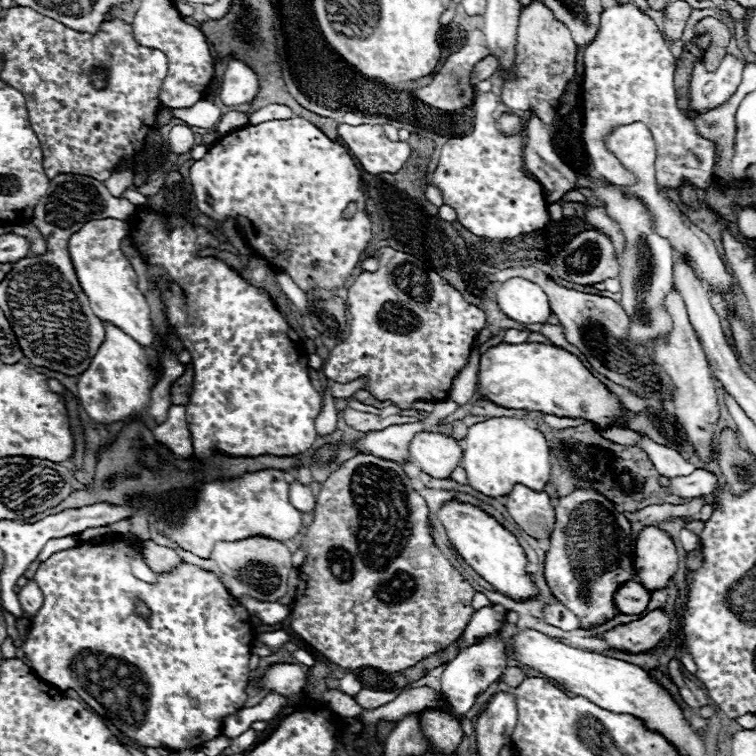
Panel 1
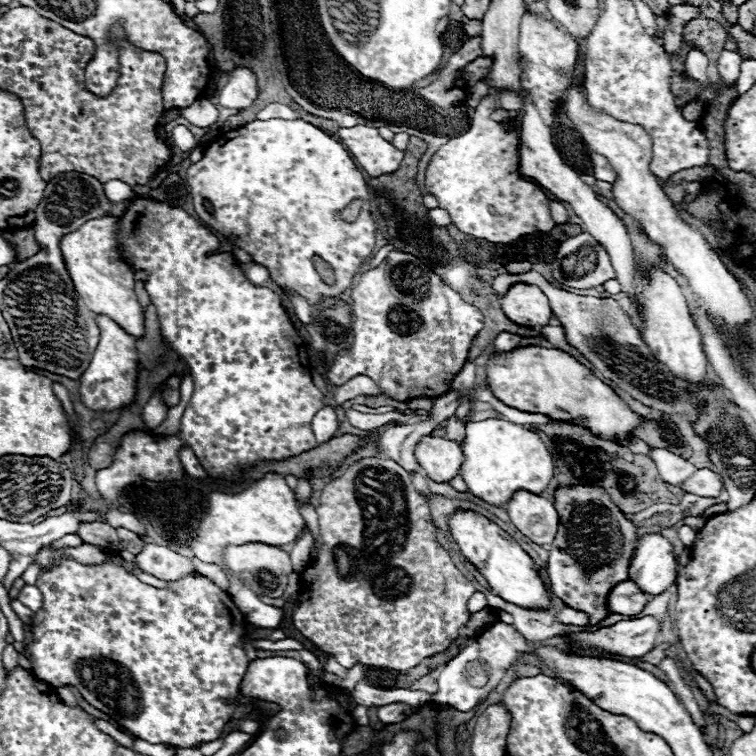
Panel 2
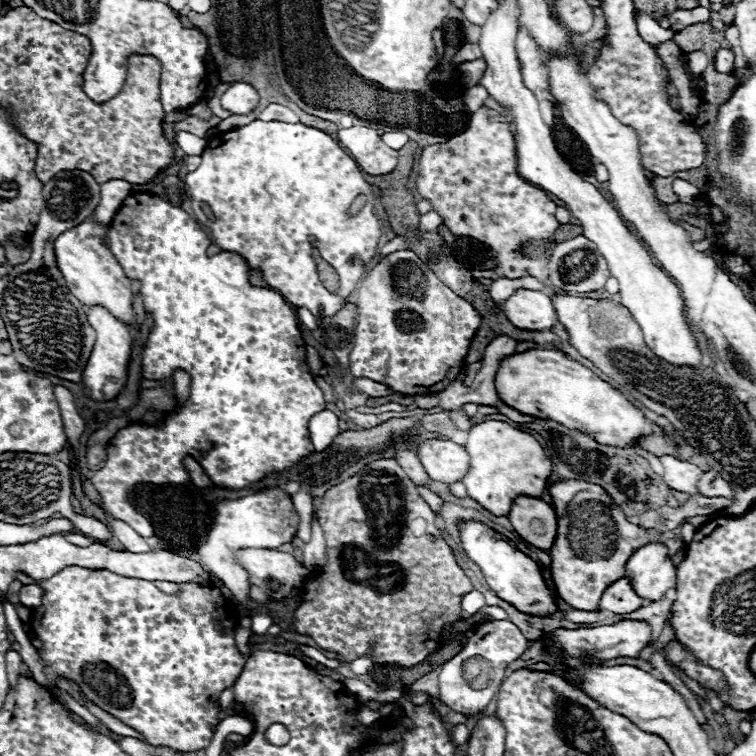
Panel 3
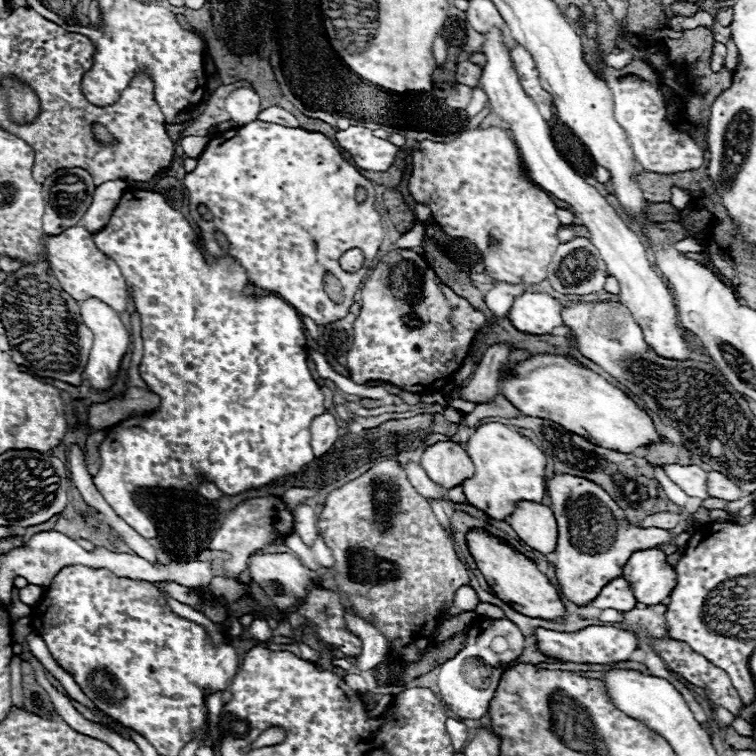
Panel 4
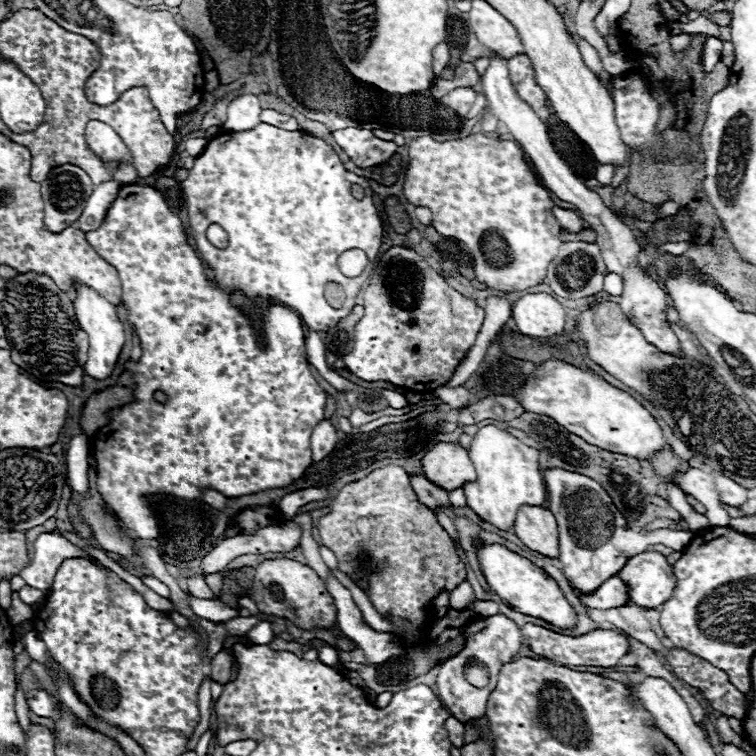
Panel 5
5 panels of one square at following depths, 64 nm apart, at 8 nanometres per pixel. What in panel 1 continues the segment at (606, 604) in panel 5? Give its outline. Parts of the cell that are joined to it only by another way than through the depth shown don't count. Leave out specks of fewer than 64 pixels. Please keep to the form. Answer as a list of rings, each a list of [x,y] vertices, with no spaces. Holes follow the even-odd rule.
[[[634,580],[626,582],[616,594],[616,606],[622,614],[642,614],[648,602],[650,602],[650,592]]]

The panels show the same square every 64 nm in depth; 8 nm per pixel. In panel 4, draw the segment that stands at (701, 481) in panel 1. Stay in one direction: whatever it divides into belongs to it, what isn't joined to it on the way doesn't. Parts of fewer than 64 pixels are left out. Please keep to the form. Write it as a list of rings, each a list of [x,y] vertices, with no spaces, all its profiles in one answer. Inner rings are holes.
[[[710,472],[706,486],[708,486],[708,494],[710,494],[710,496],[720,498],[720,500],[728,500],[728,502],[738,500],[740,494],[742,494],[740,488],[738,488],[734,482],[730,482],[730,480],[728,480],[724,474],[720,474],[720,472]]]

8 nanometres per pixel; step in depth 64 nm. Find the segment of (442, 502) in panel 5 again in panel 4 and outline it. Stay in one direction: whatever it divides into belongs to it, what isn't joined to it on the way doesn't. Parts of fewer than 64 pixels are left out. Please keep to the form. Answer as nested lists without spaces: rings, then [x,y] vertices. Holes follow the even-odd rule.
[[[410,462],[406,464],[406,474],[408,474],[408,480],[412,482],[412,486],[416,488],[418,494],[422,494],[424,498],[444,498],[444,494],[438,490],[438,486],[426,476],[424,468],[416,462]]]

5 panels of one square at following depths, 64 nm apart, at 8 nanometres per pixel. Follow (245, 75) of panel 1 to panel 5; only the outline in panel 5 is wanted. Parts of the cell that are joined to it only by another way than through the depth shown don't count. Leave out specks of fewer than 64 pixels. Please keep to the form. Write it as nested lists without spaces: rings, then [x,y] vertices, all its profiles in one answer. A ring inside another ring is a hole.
[[[238,94],[228,104],[228,120],[224,124],[230,132],[250,130],[260,124],[260,102],[254,94]]]

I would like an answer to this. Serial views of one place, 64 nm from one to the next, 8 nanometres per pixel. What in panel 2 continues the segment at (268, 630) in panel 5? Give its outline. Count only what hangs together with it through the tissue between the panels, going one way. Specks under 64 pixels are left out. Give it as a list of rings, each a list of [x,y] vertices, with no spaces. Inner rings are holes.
[[[268,472],[236,494],[212,490],[208,494],[208,510],[198,520],[196,536],[192,536],[186,542],[186,546],[202,562],[220,564],[220,550],[224,544],[264,542],[272,546],[282,546],[282,544],[294,542],[302,526],[304,526],[304,518],[298,512],[294,490],[286,484],[282,474]],[[230,578],[230,588],[228,588],[232,600],[236,606],[244,612],[246,620],[258,628],[276,628],[282,622],[284,610],[278,606],[268,606],[264,604],[248,586],[242,582]]]

